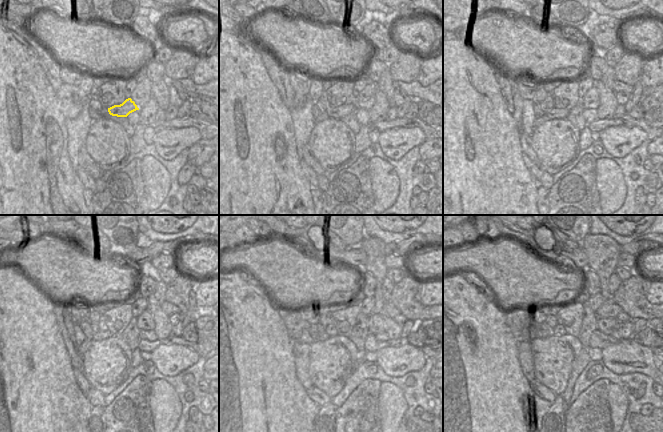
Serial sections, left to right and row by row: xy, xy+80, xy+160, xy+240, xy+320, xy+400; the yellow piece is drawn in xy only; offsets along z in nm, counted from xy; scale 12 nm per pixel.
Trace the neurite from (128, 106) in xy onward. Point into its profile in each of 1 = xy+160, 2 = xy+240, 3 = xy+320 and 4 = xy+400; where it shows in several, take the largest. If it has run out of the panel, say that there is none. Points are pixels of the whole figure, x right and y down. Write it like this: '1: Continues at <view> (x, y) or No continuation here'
1: Continues at xy+160 (553, 114)
2: Continues at xy+240 (99, 336)
3: Continues at xy+320 (315, 335)
4: Continues at xy+400 (536, 331)

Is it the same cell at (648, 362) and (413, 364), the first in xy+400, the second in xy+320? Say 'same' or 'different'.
same

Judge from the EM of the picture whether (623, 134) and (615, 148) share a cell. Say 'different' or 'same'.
same

